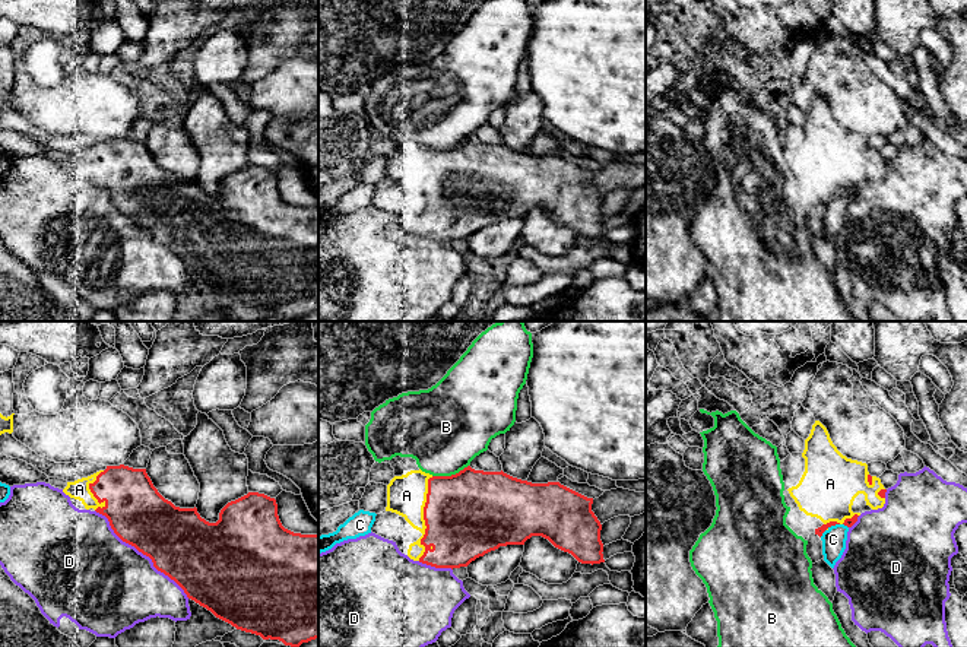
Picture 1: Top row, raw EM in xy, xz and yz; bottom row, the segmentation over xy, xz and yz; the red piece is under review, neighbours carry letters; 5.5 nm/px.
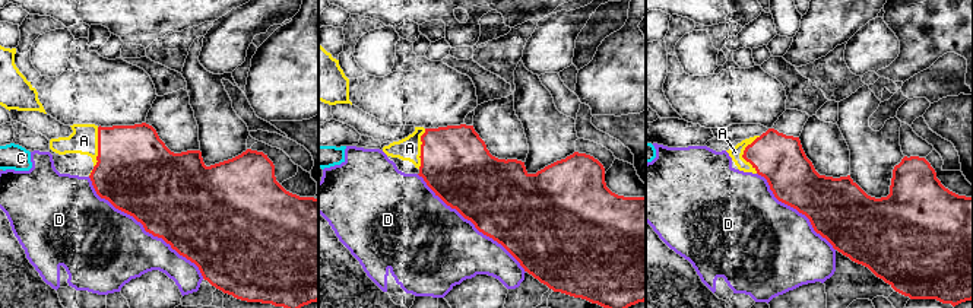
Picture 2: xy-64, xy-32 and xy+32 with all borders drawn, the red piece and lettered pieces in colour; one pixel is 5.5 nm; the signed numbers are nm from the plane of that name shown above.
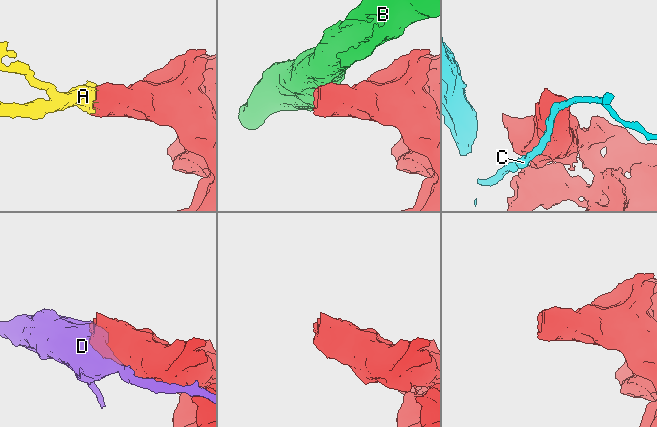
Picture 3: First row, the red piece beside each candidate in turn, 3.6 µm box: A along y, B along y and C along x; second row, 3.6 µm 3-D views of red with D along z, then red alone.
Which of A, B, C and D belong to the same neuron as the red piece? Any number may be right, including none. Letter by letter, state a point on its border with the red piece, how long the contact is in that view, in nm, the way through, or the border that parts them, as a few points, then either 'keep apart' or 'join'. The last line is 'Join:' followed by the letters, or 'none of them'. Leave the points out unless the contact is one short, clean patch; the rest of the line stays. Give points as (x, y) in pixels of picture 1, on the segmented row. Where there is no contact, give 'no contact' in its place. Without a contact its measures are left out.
A: meets red in xz at (424, 517); contact 480 nm long; join
B: meets red in xz at (452, 475); contact 220 nm long; border along xz (468, 465), (455, 473), (433, 476); keep apart
C: meets red in yz at (828, 526); contact 130 nm long; keep apart
D: meets red in xy at (142, 552); contact 700 nm long; keep apart
Join: A

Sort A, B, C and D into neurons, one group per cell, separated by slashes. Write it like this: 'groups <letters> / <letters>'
groups A / B / C / D

